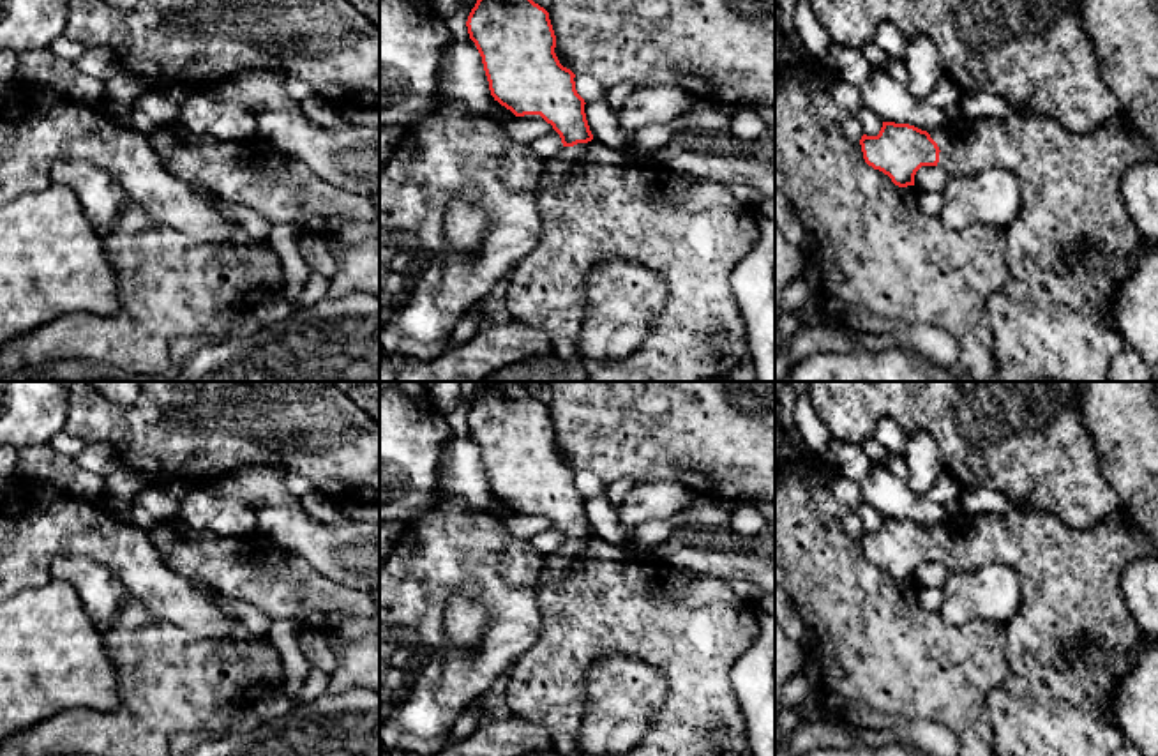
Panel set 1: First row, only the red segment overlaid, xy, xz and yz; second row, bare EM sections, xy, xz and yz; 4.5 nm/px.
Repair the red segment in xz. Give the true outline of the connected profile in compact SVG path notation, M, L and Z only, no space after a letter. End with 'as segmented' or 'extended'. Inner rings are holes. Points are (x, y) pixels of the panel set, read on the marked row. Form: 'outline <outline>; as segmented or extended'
outline M477 0L466 26L482 57L494 101L515 117L540 115L553 125L563 143L556 155L545 159L545 170L537 187L542 238L508 276L507 309L514 321L544 330L561 359L577 360L584 366L590 382L727 378L738 364L748 359L747 327L729 279L759 238L754 205L738 200L724 184L676 173L653 157L627 164L614 148L595 141L584 113L586 102L575 90L575 74L563 67L554 53L556 35L549 12L533 0ZM611 260L655 270L667 283L669 304L634 353L618 362L600 362L586 359L579 350L579 334L584 321L583 288L586 274L595 265Z; extended

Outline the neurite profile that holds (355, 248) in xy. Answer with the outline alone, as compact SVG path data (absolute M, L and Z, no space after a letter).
M380 217L376 221L346 221L330 237L335 274L328 297L337 299L351 291L380 297Z

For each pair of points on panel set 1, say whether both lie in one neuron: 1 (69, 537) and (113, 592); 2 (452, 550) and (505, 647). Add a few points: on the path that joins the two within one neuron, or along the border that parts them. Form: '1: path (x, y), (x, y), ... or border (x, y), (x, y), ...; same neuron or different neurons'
1: border (48, 569), (59, 557), (89, 557), (120, 583); different neurons
2: path (477, 574), (505, 603), (505, 622); same neuron

